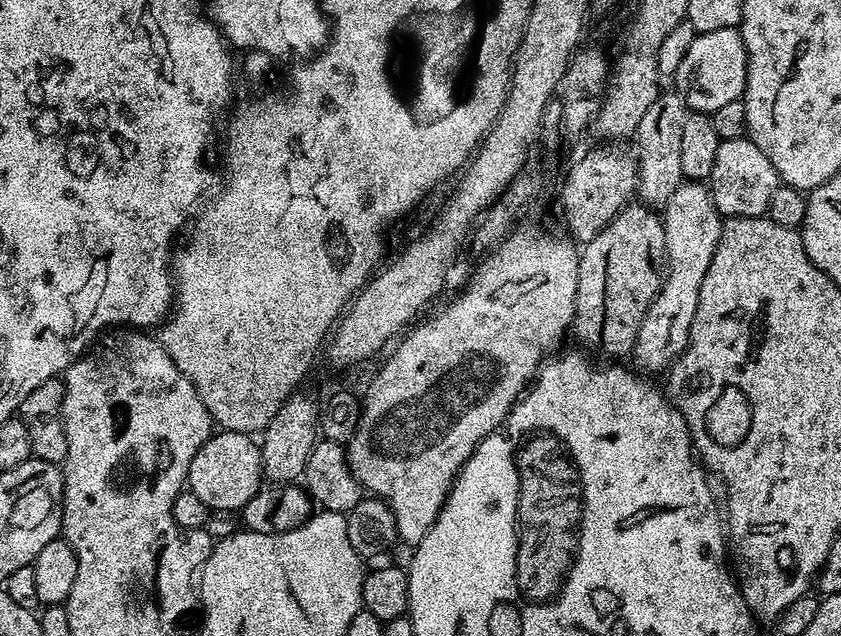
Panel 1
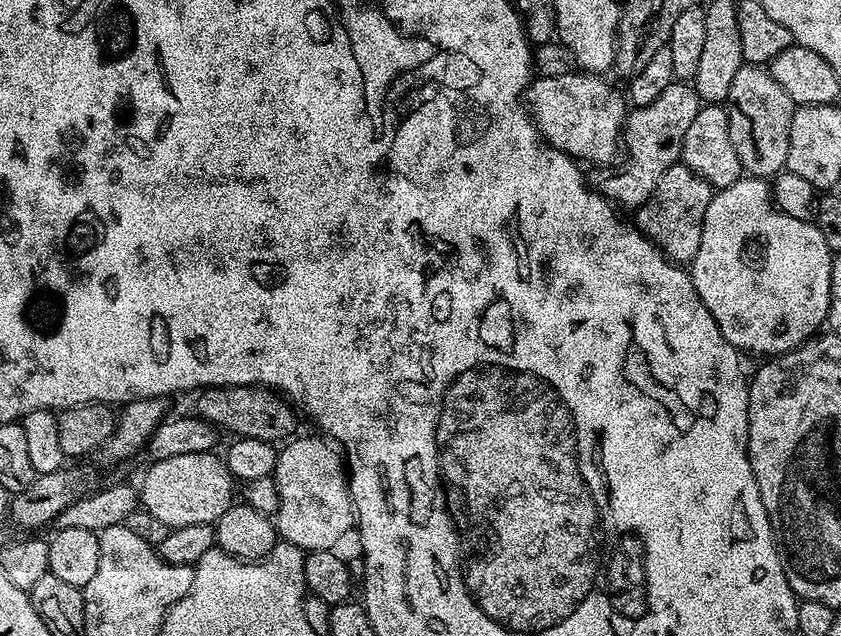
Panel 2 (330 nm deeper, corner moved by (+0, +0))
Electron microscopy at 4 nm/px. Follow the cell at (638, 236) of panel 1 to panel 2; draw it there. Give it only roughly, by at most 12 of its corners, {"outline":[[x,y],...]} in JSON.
{"outline":[[678,162],[634,223],[691,265],[714,189]]}

